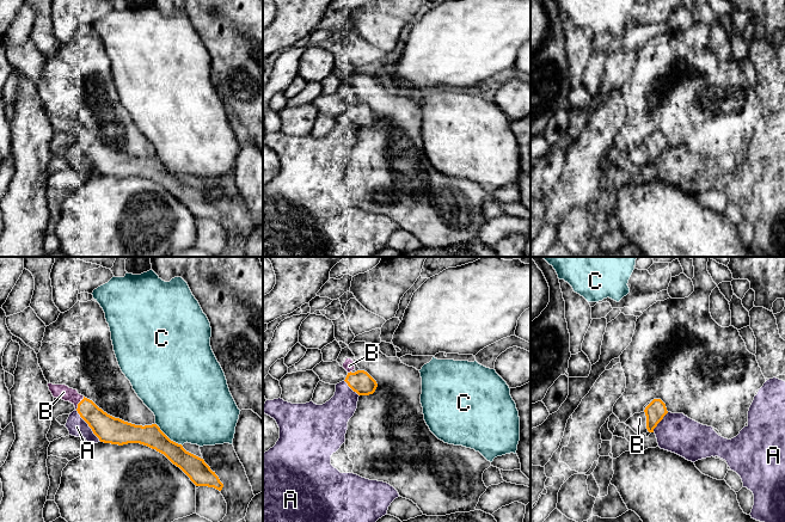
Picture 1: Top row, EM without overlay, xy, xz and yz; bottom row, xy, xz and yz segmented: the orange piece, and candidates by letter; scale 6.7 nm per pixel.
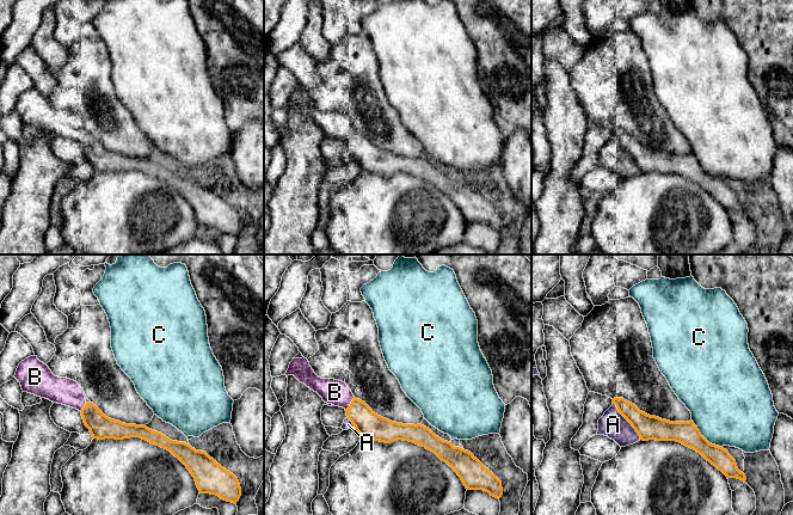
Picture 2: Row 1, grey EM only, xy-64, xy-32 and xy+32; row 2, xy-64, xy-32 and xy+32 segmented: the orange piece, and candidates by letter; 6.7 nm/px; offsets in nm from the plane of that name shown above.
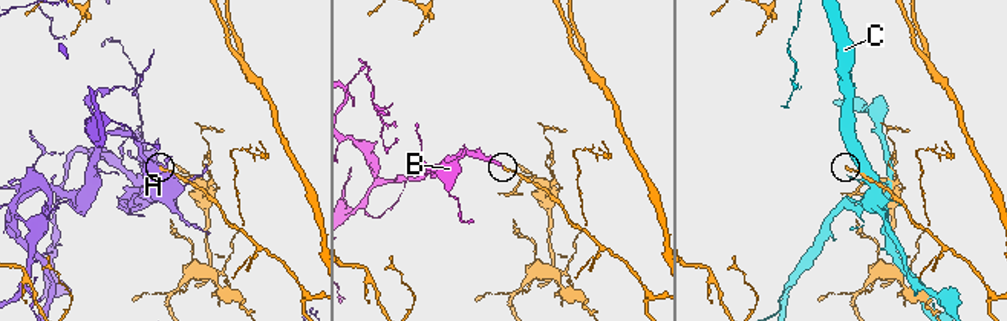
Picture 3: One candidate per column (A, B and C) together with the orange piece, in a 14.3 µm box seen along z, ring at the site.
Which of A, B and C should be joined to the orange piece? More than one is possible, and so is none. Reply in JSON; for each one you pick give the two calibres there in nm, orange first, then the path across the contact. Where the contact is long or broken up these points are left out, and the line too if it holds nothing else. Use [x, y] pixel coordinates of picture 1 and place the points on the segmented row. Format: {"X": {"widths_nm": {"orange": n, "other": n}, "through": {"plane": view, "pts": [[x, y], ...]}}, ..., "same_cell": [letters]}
{"B": {"widths_nm": {"orange": 180, "other": 100}}, "same_cell": ["B"]}

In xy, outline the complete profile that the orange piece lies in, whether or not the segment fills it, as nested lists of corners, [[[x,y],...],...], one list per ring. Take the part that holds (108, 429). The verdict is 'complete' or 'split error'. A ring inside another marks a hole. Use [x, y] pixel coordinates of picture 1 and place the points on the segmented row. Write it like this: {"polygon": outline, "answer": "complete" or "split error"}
{"polygon": [[[48,383],[54,398],[69,401],[75,411],[88,424],[100,442],[111,444],[140,443],[164,454],[173,465],[179,467],[196,486],[222,490],[223,484],[203,459],[186,452],[182,444],[171,441],[157,424],[135,425],[115,418],[92,400],[79,394],[66,385]]], "answer": "split error"}

